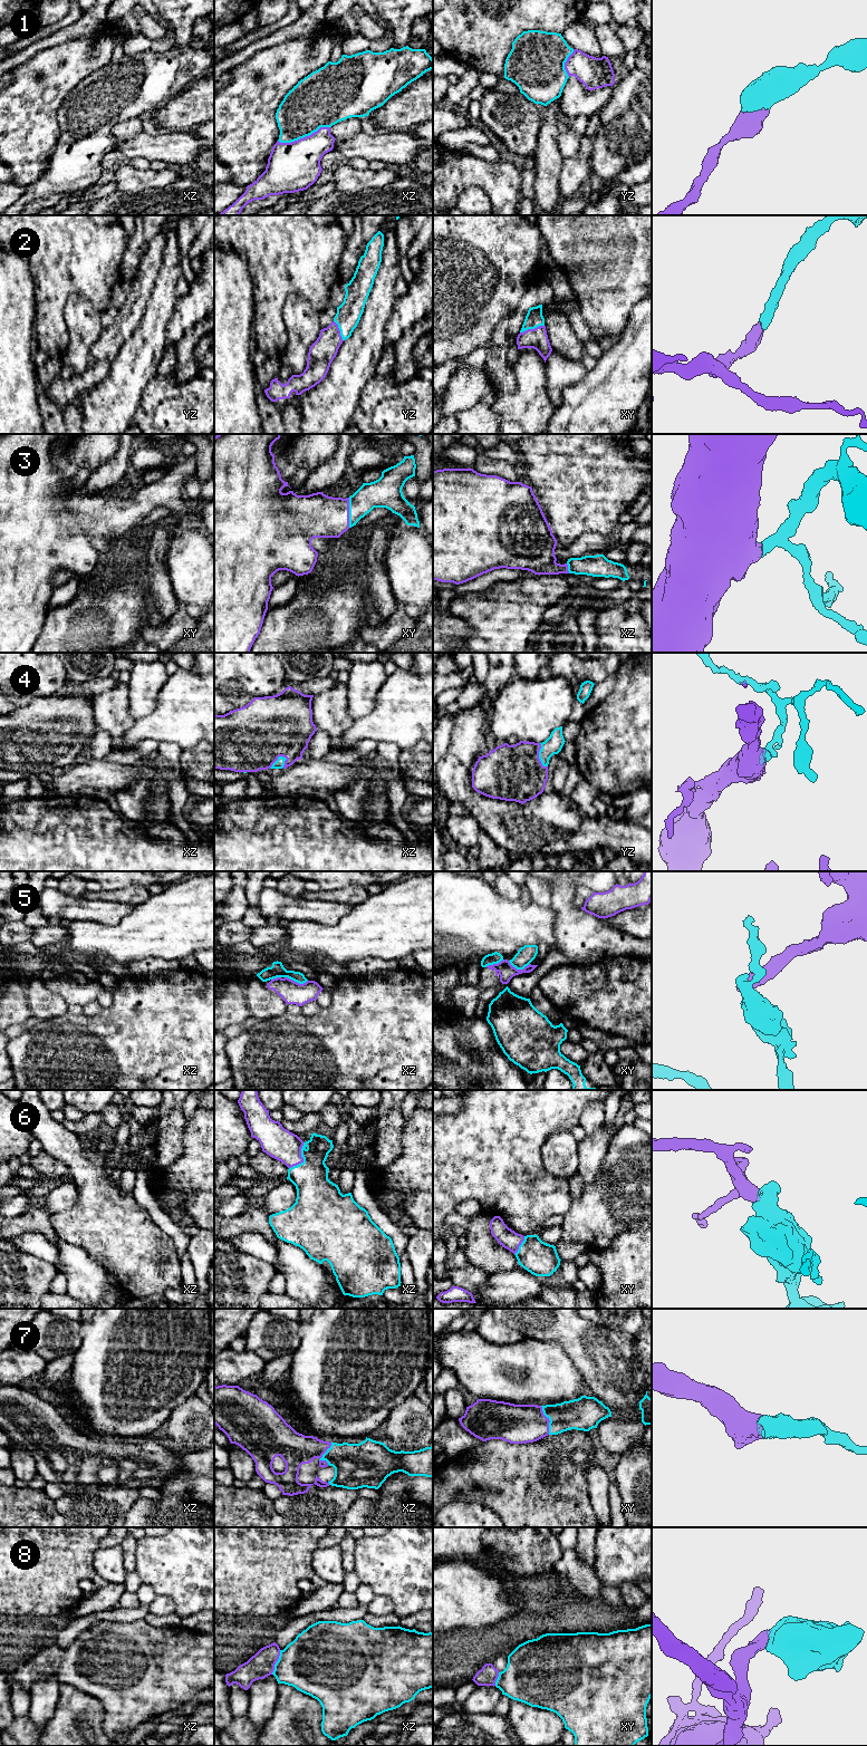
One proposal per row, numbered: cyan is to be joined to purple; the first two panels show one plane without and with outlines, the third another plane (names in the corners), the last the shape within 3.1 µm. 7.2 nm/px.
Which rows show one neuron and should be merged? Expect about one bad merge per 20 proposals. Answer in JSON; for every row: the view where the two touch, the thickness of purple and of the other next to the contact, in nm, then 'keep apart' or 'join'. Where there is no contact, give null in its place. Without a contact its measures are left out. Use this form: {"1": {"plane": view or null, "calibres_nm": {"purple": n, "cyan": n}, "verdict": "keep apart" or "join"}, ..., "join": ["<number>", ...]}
{"1": {"plane": "xz", "calibres_nm": {"purple": 360, "cyan": 360}, "verdict": "join"}, "2": {"plane": "xy", "calibres_nm": {"purple": 150, "cyan": 120}, "verdict": "join"}, "3": {"plane": "xy", "calibres_nm": {"purple": 320, "cyan": 190}, "verdict": "join"}, "4": {"plane": "xz", "calibres_nm": {"purple": 480, "cyan": 70}, "verdict": "join"}, "5": {"plane": "xz", "calibres_nm": {"purple": 160, "cyan": 100}, "verdict": "keep apart"}, "6": {"plane": "xz", "calibres_nm": {"purple": 220, "cyan": 260}, "verdict": "join"}, "7": {"plane": "xy", "calibres_nm": {"purple": 280, "cyan": 240}, "verdict": "join"}, "8": {"plane": "xz", "calibres_nm": {"purple": 180, "cyan": 420}, "verdict": "join"}, "join": ["1", "2", "3", "4", "6", "7", "8"]}

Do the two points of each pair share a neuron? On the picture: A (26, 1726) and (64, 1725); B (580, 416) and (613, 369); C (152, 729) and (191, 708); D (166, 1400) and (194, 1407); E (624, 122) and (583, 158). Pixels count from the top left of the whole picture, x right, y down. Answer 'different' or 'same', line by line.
A: different
B: same
C: same
D: different
E: different

